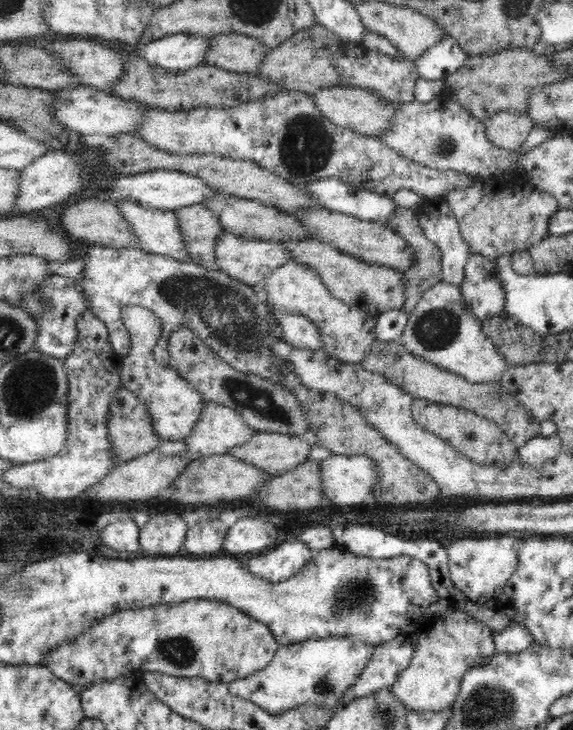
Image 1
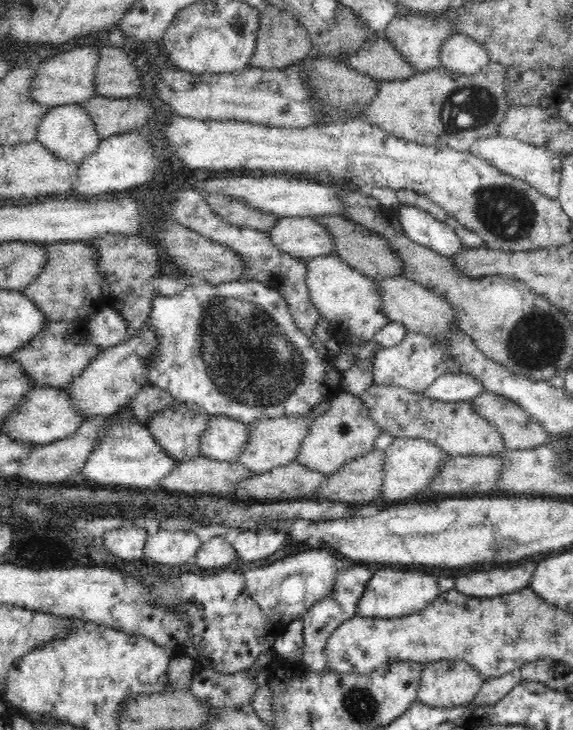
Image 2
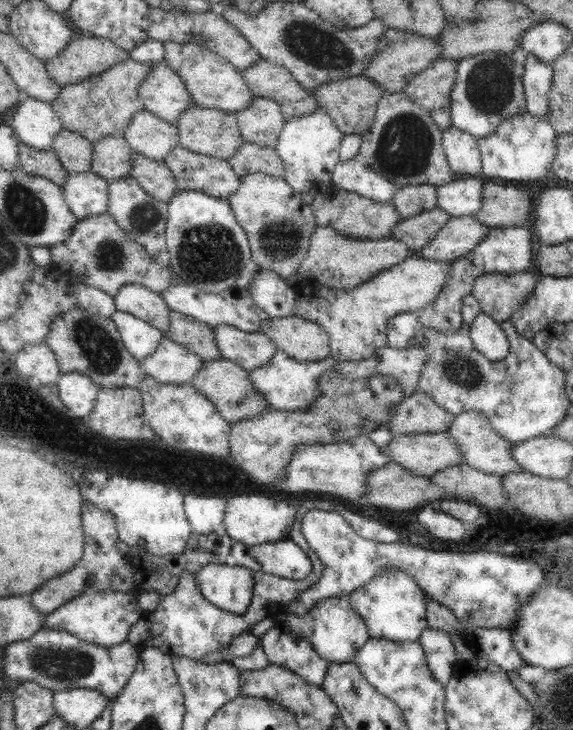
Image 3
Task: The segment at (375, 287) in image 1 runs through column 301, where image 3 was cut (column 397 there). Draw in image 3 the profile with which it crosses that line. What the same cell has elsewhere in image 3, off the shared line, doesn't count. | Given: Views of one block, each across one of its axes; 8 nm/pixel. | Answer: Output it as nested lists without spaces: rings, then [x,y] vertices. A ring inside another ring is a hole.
[[[317,225],[312,231],[310,246],[300,268],[284,279],[288,286],[294,285],[298,276],[302,276],[304,281],[314,282],[316,287],[350,290],[375,274],[380,274],[380,271],[397,265],[410,255],[410,248],[392,237],[380,240],[350,239],[330,227]]]

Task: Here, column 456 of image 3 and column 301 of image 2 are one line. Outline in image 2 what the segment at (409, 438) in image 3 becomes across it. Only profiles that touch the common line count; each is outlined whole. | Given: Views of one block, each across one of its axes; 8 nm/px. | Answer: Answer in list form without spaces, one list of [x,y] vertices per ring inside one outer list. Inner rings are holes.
[[[341,392],[331,399],[331,408],[319,417],[314,417],[310,430],[298,450],[296,461],[330,477],[340,470],[346,462],[356,460],[374,449],[376,438],[382,433],[374,422],[368,406],[362,404],[360,397]]]

